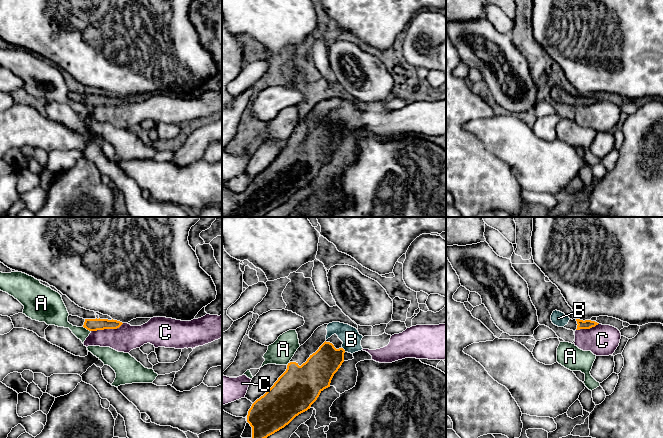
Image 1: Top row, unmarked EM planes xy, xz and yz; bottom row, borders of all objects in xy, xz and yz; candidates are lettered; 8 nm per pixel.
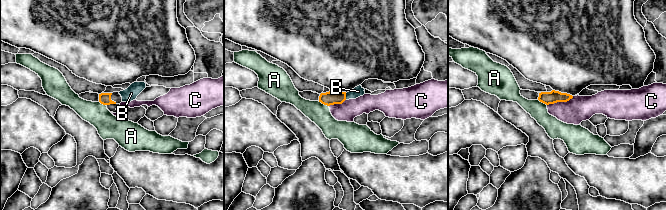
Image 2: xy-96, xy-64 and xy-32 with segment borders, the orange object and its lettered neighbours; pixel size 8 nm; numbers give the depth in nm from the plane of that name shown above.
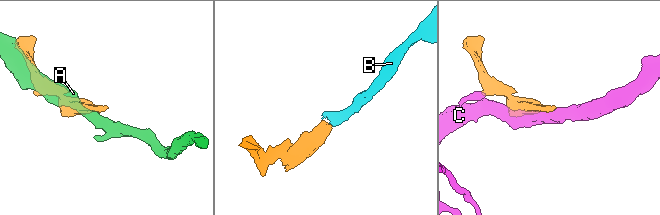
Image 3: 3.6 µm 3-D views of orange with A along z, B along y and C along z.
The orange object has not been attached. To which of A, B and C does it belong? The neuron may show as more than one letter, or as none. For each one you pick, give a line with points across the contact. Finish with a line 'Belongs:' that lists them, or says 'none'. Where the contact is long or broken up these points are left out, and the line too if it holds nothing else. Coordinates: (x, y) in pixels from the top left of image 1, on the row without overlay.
B: way xz (319, 145), (343, 125), (351, 115)
Belongs: B

